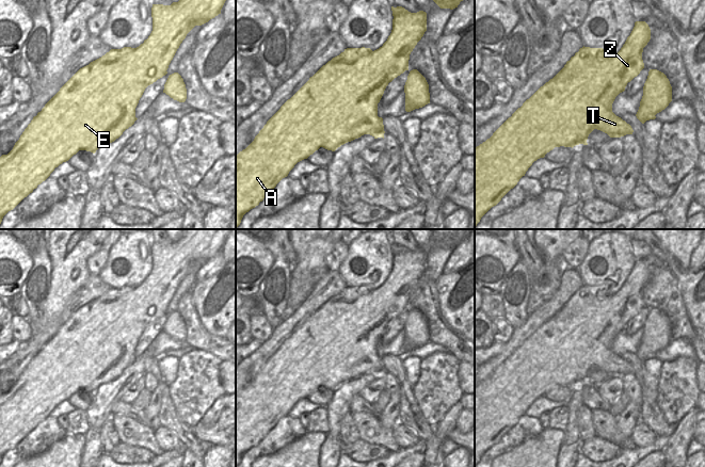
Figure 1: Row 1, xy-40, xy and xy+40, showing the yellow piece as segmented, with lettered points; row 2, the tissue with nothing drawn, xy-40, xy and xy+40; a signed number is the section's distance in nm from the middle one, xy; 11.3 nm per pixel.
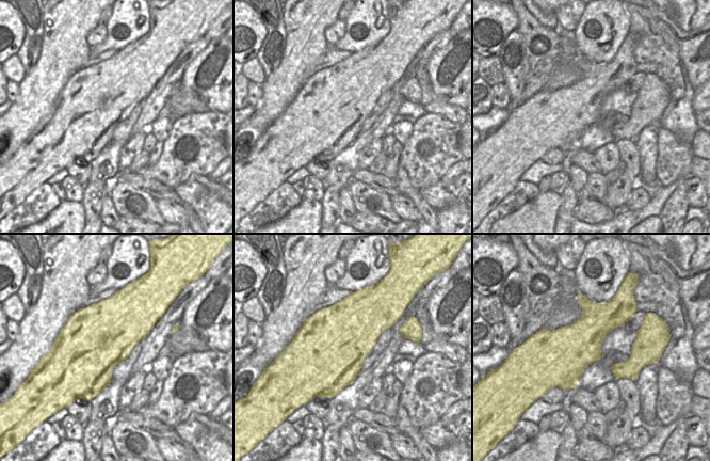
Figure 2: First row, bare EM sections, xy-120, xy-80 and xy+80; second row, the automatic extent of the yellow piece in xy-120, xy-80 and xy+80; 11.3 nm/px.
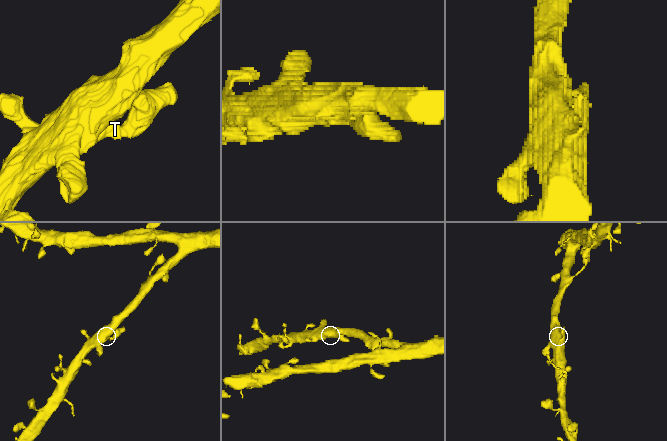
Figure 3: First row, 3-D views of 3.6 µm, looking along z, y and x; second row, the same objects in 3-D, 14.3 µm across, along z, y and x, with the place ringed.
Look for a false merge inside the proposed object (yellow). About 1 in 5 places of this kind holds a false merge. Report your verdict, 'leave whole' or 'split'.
leave whole

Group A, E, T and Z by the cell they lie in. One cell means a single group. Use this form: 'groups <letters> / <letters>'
groups A E T Z

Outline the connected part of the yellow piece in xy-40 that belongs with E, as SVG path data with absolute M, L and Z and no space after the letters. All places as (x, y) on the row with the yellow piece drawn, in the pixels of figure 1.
M179 0L178 2L173 2L171 5L163 4L153 4L151 7L151 17L153 17L153 31L147 39L144 41L137 48L124 47L122 49L111 49L101 58L91 62L89 65L80 68L61 88L60 91L45 104L41 112L33 117L31 123L25 129L19 140L15 143L13 149L7 155L2 155L0 157L0 224L3 216L11 210L13 210L25 197L33 192L43 181L45 181L50 174L63 162L68 161L74 155L79 150L86 150L93 154L96 150L108 143L114 142L118 139L123 132L131 127L134 122L138 119L135 117L135 108L139 103L140 98L142 97L145 88L156 82L158 79L162 78L167 74L167 68L173 60L177 49L179 48L182 41L186 38L187 34L195 27L202 26L208 22L210 19L214 18L221 14L221 10L226 0Z

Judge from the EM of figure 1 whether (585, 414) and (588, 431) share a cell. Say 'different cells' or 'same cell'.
same cell

